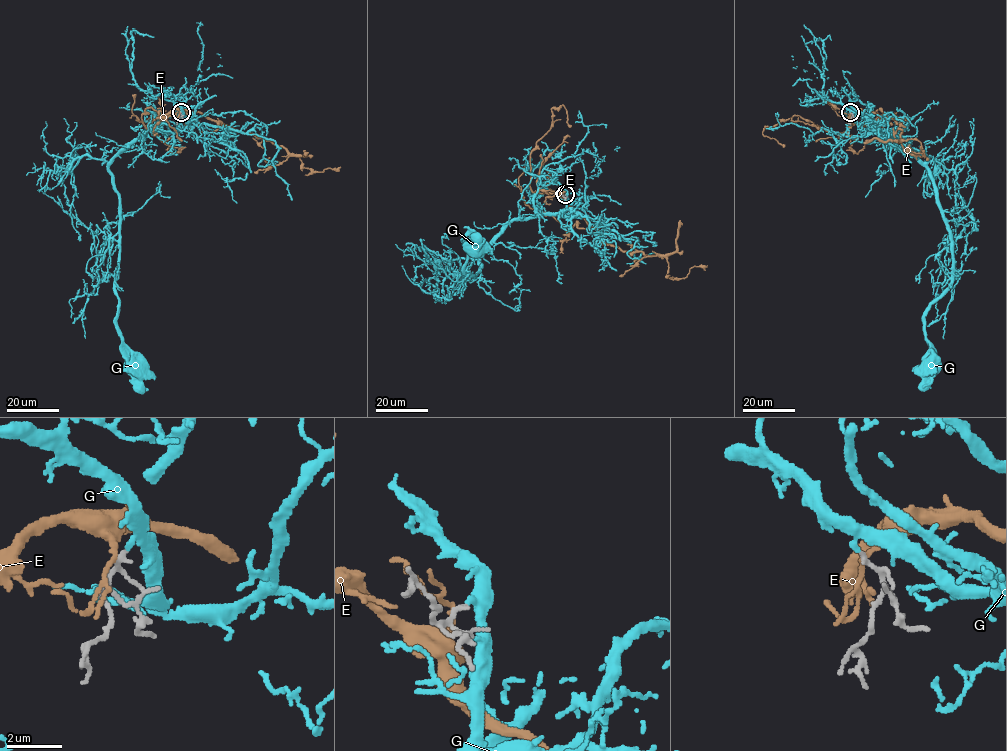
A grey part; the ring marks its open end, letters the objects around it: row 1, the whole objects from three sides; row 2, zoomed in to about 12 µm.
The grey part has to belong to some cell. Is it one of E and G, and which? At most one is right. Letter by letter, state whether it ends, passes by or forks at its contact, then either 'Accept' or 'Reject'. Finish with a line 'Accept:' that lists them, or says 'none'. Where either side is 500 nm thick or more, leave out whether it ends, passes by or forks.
E: It passes by. Reject
G: It passes by. Accept
Accept: G

